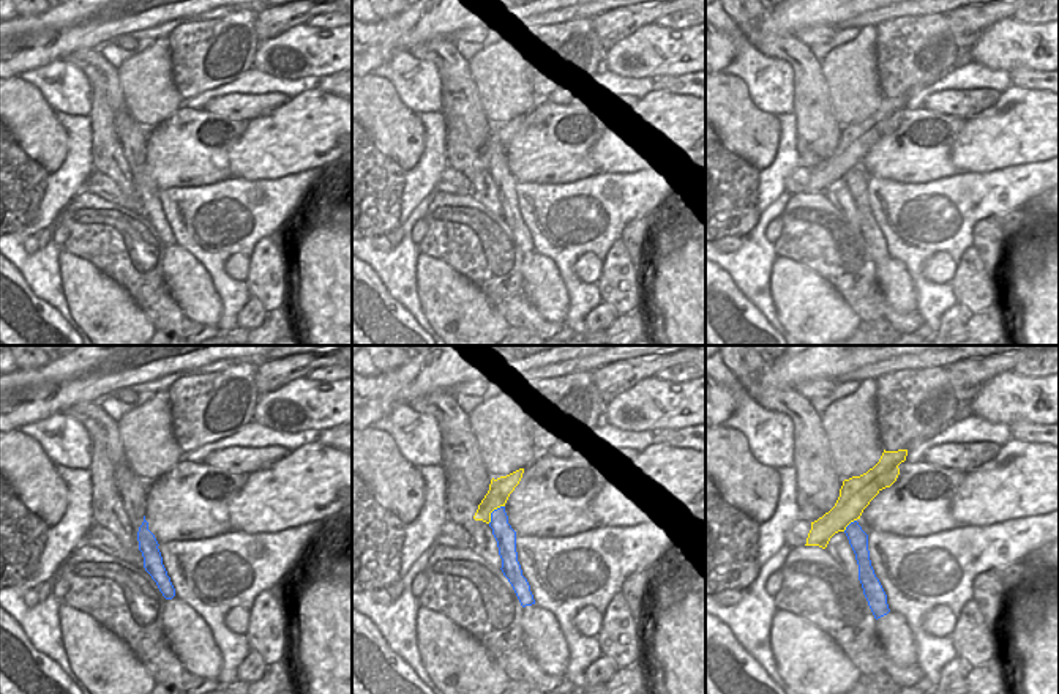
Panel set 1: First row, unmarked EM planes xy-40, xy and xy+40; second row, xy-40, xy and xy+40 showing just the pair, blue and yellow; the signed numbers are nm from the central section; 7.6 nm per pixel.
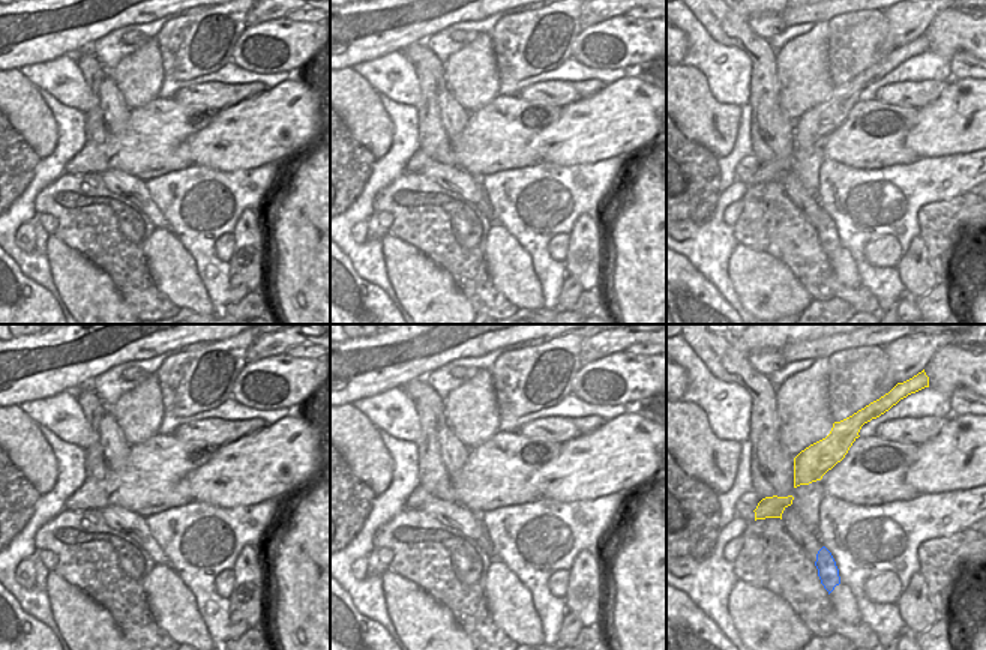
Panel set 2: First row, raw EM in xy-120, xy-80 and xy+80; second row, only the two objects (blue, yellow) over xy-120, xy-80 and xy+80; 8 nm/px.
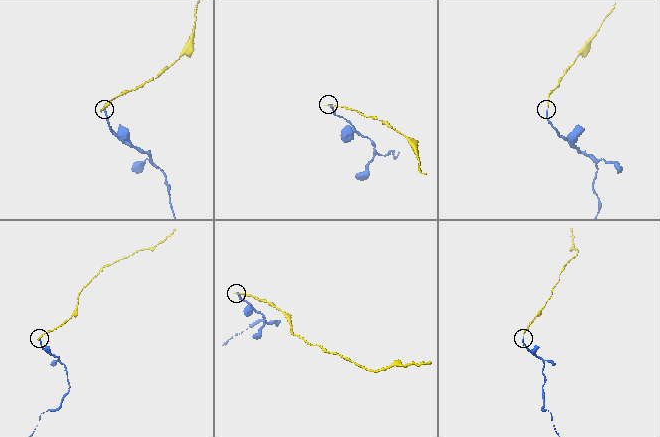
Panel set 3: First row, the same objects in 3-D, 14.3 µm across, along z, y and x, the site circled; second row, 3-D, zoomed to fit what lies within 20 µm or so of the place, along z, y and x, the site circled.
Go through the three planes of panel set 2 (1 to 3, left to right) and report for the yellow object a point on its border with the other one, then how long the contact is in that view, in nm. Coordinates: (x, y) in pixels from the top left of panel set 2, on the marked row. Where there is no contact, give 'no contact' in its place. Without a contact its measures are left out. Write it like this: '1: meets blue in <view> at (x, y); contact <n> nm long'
1: no contact
2: no contact
3: no contact

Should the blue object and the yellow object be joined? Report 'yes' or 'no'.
no

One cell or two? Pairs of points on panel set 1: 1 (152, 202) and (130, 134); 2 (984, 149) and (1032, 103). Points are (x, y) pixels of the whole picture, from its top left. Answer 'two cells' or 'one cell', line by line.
1: one cell
2: one cell

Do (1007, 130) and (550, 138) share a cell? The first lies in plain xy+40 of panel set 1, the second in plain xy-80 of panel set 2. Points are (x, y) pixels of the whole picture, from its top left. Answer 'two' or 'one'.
one

